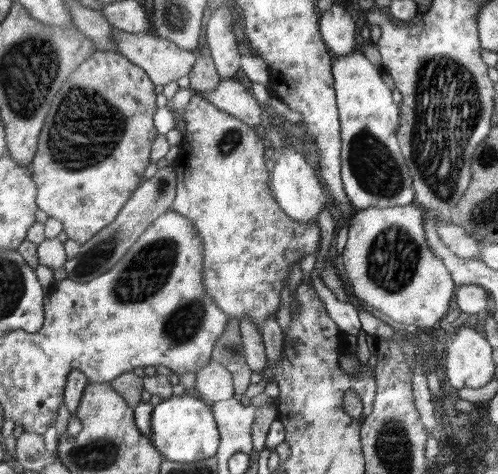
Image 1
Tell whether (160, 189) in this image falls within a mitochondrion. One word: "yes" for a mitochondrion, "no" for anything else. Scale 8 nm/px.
yes

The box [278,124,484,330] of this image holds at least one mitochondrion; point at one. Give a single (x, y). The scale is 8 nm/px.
(392, 261)

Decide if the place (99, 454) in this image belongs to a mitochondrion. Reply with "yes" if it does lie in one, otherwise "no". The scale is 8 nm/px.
yes

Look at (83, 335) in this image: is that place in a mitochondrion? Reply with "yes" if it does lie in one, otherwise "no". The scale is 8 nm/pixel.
no

